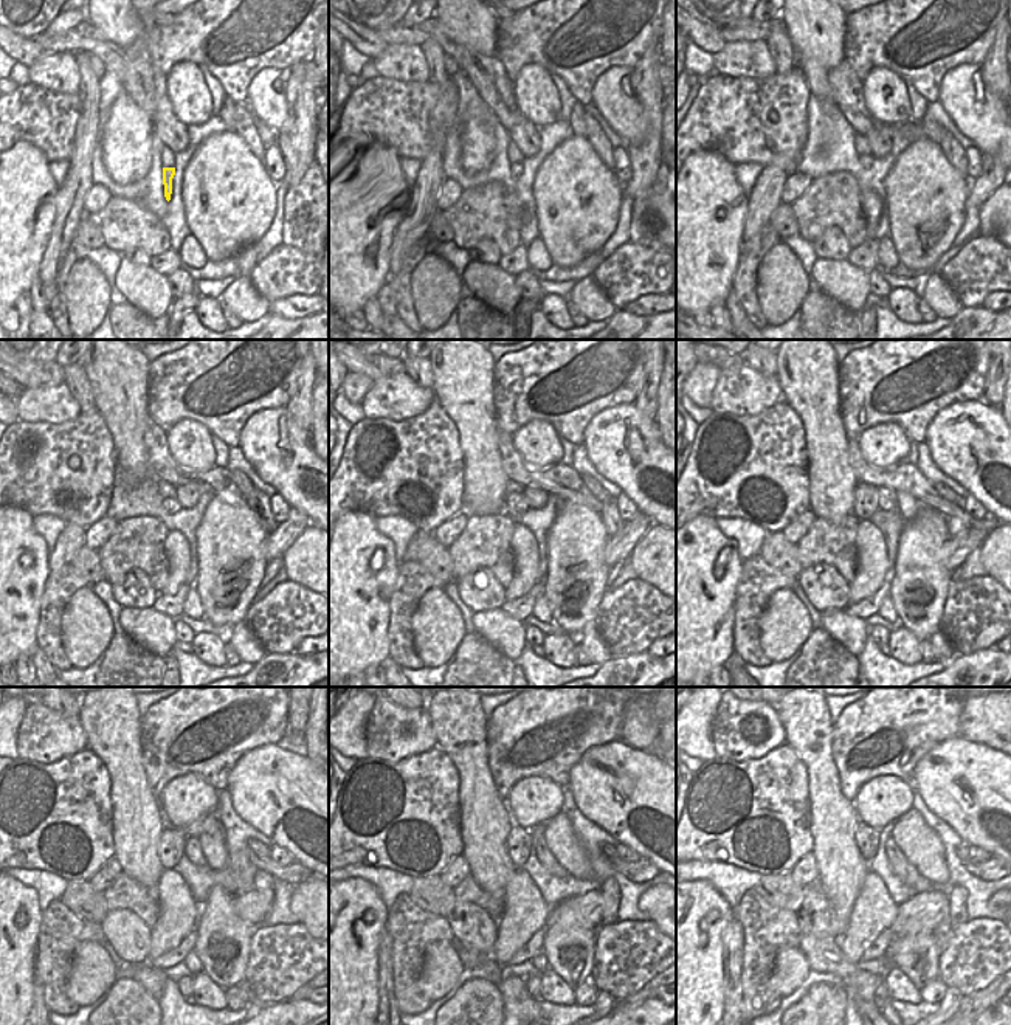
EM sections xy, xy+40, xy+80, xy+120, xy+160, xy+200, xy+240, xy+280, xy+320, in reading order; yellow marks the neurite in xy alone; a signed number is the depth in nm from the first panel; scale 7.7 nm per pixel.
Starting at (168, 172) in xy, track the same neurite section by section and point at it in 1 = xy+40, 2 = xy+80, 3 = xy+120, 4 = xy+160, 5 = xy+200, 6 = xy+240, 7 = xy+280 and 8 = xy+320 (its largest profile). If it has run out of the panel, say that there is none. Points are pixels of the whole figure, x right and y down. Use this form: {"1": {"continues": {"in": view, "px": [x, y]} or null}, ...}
{"1": {"continues": {"in": "xy+40", "px": [517, 169]}}, "2": {"continues": {"in": "xy+80", "px": [866, 160]}}, "3": {"continues": {"in": "xy+120", "px": [169, 504]}}, "4": {"continues": {"in": "xy+160", "px": [515, 506]}}, "5": {"continues": {"in": "xy+200", "px": [866, 496]}}, "6": {"continues": {"in": "xy+240", "px": [171, 847]}}, "7": {"continues": {"in": "xy+280", "px": [518, 839]}}, "8": {"continues": {"in": "xy+320", "px": [866, 838]}}}

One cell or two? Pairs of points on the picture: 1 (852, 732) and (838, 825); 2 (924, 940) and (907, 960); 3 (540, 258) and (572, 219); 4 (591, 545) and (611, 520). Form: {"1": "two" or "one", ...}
{"1": "two", "2": "one", "3": "two", "4": "two"}

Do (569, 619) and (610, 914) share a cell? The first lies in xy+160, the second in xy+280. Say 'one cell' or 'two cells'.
two cells

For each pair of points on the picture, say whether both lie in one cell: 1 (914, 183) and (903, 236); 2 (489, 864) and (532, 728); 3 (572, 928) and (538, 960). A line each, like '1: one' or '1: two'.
1: one
2: two
3: two

